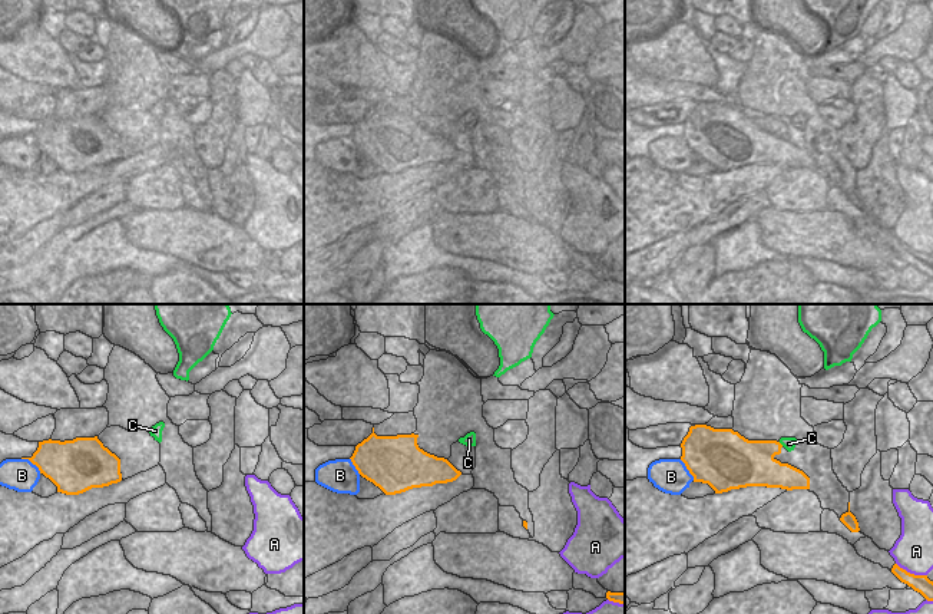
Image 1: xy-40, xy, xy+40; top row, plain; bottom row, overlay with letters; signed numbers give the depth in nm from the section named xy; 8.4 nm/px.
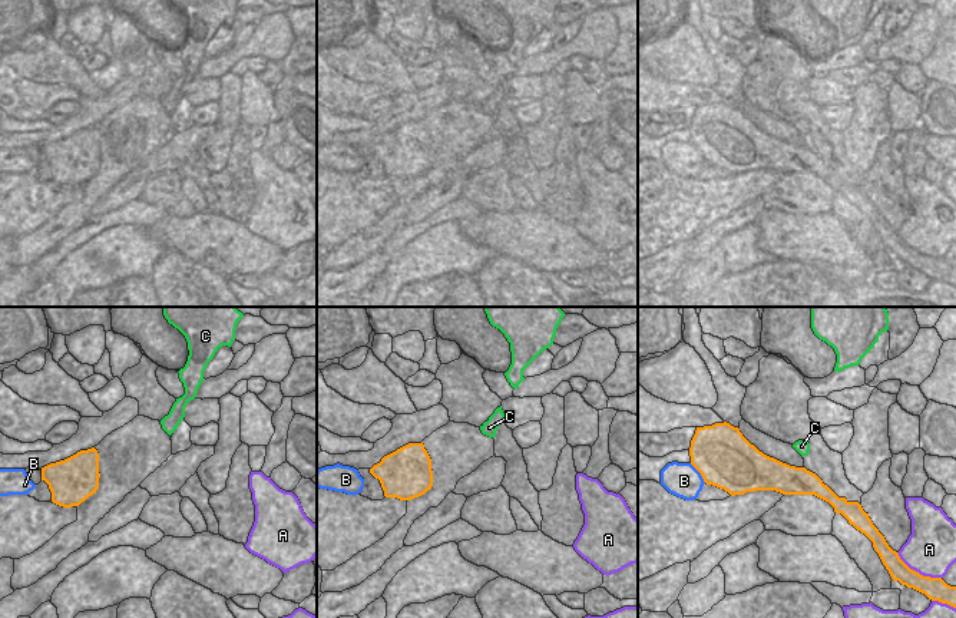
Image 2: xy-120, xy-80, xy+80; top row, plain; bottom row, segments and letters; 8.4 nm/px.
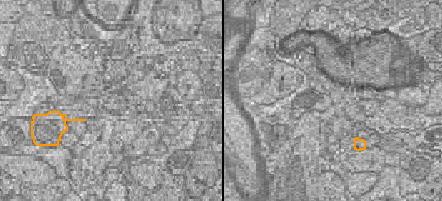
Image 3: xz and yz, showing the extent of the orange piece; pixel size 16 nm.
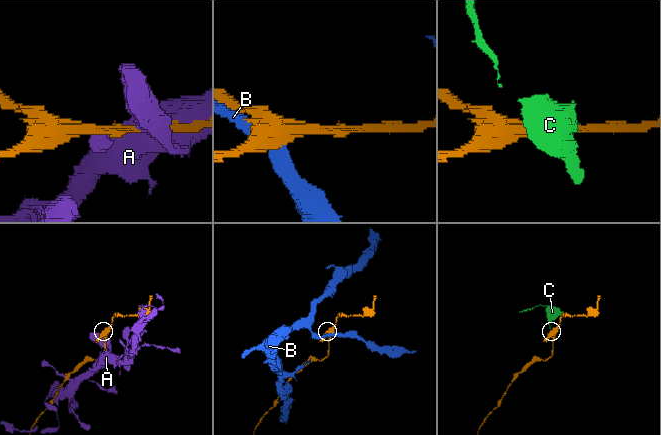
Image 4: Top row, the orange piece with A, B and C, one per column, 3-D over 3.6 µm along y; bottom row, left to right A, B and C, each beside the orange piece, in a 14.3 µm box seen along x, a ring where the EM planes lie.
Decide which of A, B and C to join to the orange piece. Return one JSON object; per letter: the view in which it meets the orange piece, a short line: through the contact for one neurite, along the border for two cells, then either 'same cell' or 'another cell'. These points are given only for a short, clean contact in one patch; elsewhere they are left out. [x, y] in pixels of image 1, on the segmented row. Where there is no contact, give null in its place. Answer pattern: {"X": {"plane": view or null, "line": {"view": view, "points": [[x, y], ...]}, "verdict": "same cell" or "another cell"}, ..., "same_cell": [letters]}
{"A": {"plane": "xy+40", "verdict": "another cell"}, "B": {"plane": "xy-40", "verdict": "another cell"}, "C": {"plane": "xy+40", "line": {"view": "xy+40", "points": [[778, 442], [783, 445]]}, "verdict": "another cell"}, "same_cell": []}

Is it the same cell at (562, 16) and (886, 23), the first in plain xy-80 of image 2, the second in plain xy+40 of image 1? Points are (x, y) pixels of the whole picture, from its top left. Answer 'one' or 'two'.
two

